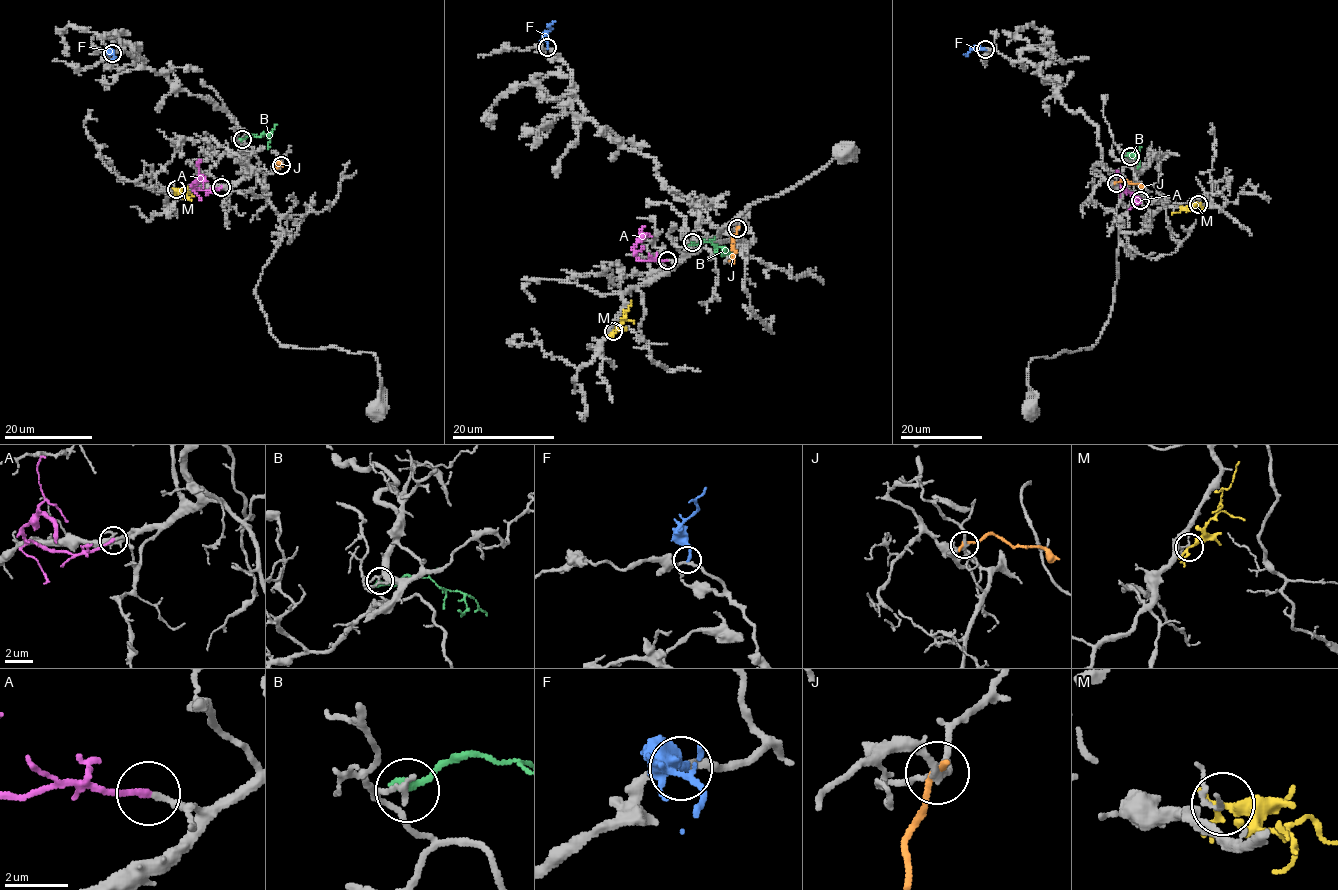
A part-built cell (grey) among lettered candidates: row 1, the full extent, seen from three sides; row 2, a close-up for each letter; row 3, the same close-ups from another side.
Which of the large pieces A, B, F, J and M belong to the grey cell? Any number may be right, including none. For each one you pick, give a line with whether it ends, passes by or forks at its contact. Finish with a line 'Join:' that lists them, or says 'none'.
A: it ends there
Join: A

